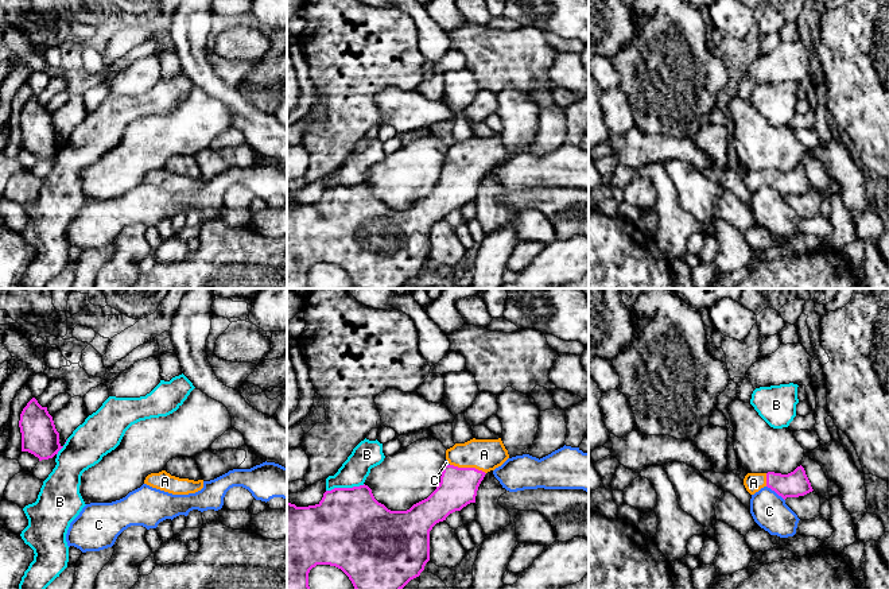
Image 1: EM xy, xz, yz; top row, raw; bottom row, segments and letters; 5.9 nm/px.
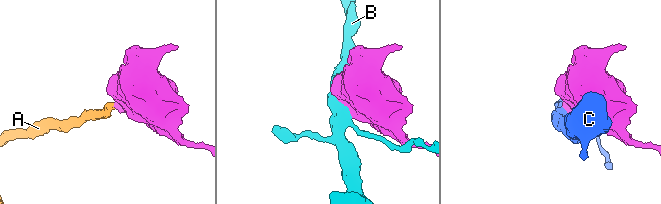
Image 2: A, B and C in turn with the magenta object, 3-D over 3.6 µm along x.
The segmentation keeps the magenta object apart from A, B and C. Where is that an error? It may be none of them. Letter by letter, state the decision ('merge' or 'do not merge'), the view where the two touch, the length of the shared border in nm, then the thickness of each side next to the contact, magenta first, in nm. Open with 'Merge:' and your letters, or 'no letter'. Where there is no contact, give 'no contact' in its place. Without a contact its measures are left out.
Merge: A
A: merge; meets magenta in xz; contact 220 nm long; 220 nm thick on the magenta side, 190 nm on the other
B: do not merge; meets magenta in xz; contact 240 nm long; 480 nm thick on the magenta side, 170 nm on the other
C: do not merge; meets magenta in yz; contact 140 nm long; 150 nm thick on the magenta side, 220 nm on the other

